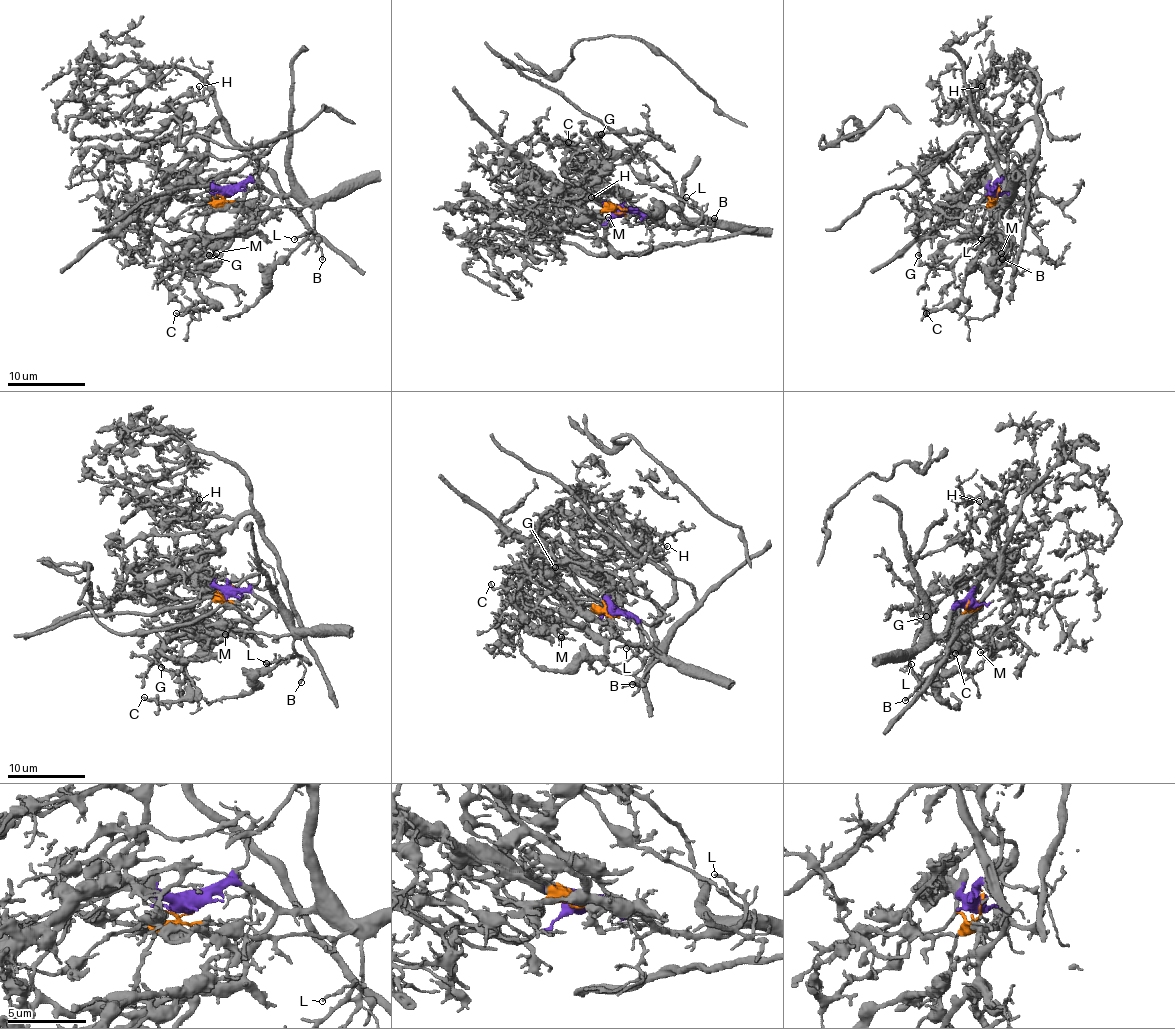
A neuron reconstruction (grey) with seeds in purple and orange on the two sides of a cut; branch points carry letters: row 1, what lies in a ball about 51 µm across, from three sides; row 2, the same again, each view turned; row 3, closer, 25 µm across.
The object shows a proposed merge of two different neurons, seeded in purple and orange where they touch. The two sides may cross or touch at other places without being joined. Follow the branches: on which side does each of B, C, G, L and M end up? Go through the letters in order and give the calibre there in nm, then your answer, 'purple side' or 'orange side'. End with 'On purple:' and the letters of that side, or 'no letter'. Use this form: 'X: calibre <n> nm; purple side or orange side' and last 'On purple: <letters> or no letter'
B: calibre 150 nm; purple side
C: calibre 190 nm; purple side
G: calibre 170 nm; orange side
L: calibre 140 nm; purple side
M: calibre 130 nm; purple side
On purple: B, C, L, M

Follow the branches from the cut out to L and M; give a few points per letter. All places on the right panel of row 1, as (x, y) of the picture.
L: (997, 193), (995, 185), (999, 181), (1011, 193), (1011, 199), (1001, 209), (1001, 224), (982, 240)
M: (997, 193), (995, 185), (999, 181), (1009, 195), (993, 232), (1001, 254)

